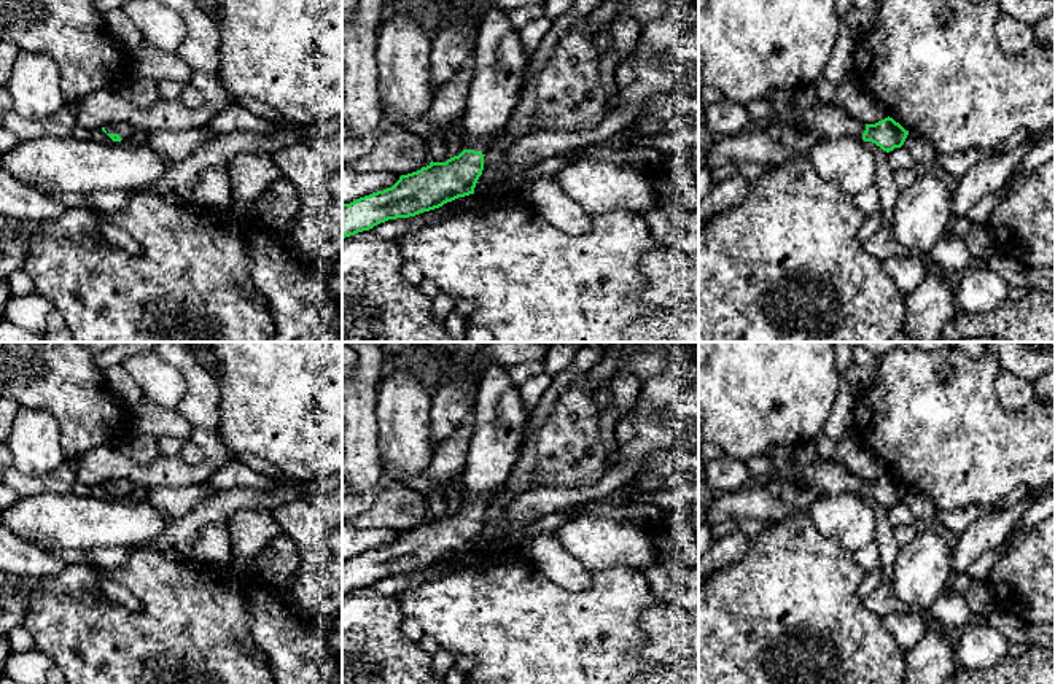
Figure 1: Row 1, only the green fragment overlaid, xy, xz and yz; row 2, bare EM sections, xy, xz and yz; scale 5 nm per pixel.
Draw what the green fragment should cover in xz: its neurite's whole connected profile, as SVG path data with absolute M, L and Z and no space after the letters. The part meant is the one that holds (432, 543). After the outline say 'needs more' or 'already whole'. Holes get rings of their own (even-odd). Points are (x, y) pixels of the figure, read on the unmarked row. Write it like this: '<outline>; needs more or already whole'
M493 364L485 369L469 420L473 436L461 471L466 488L463 507L446 519L431 517L417 528L401 531L391 544L342 560L342 595L474 550L484 512L517 463L528 423L530 414L509 367Z; needs more

